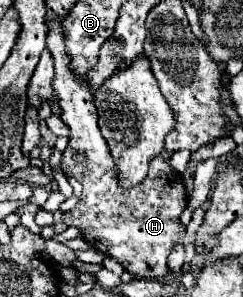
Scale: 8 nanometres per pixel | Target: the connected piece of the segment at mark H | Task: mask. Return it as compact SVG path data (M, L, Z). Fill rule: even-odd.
M48 22L48 28L50 32L46 38L46 46L54 56L56 66L54 88L58 106L62 110L60 118L70 128L68 148L62 154L62 170L66 176L74 176L82 184L80 202L70 212L64 212L62 220L66 226L78 228L82 232L82 238L92 248L116 258L132 276L144 280L160 278L168 272L166 258L172 252L174 242L178 240L182 228L180 214L188 204L182 178L170 168L170 164L162 156L158 156L150 164L150 172L140 186L134 186L130 190L118 190L114 164L110 162L110 150L98 130L94 98L90 98L90 94L82 90L82 82L74 82L74 78L70 78L70 70L66 70L60 22Z

